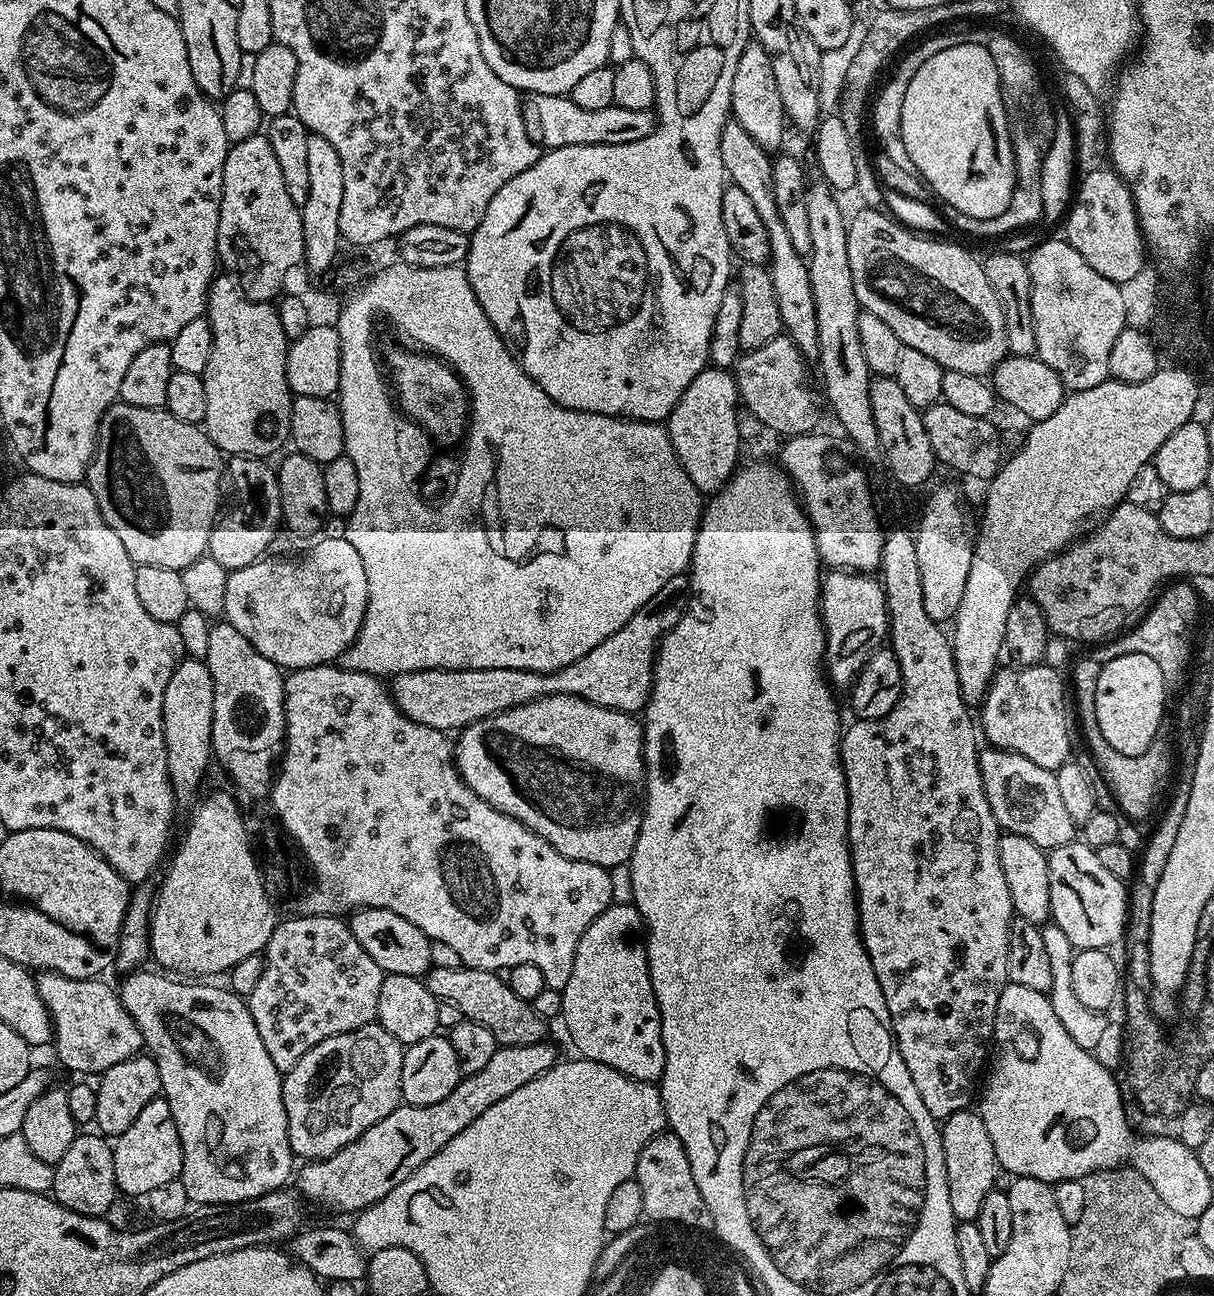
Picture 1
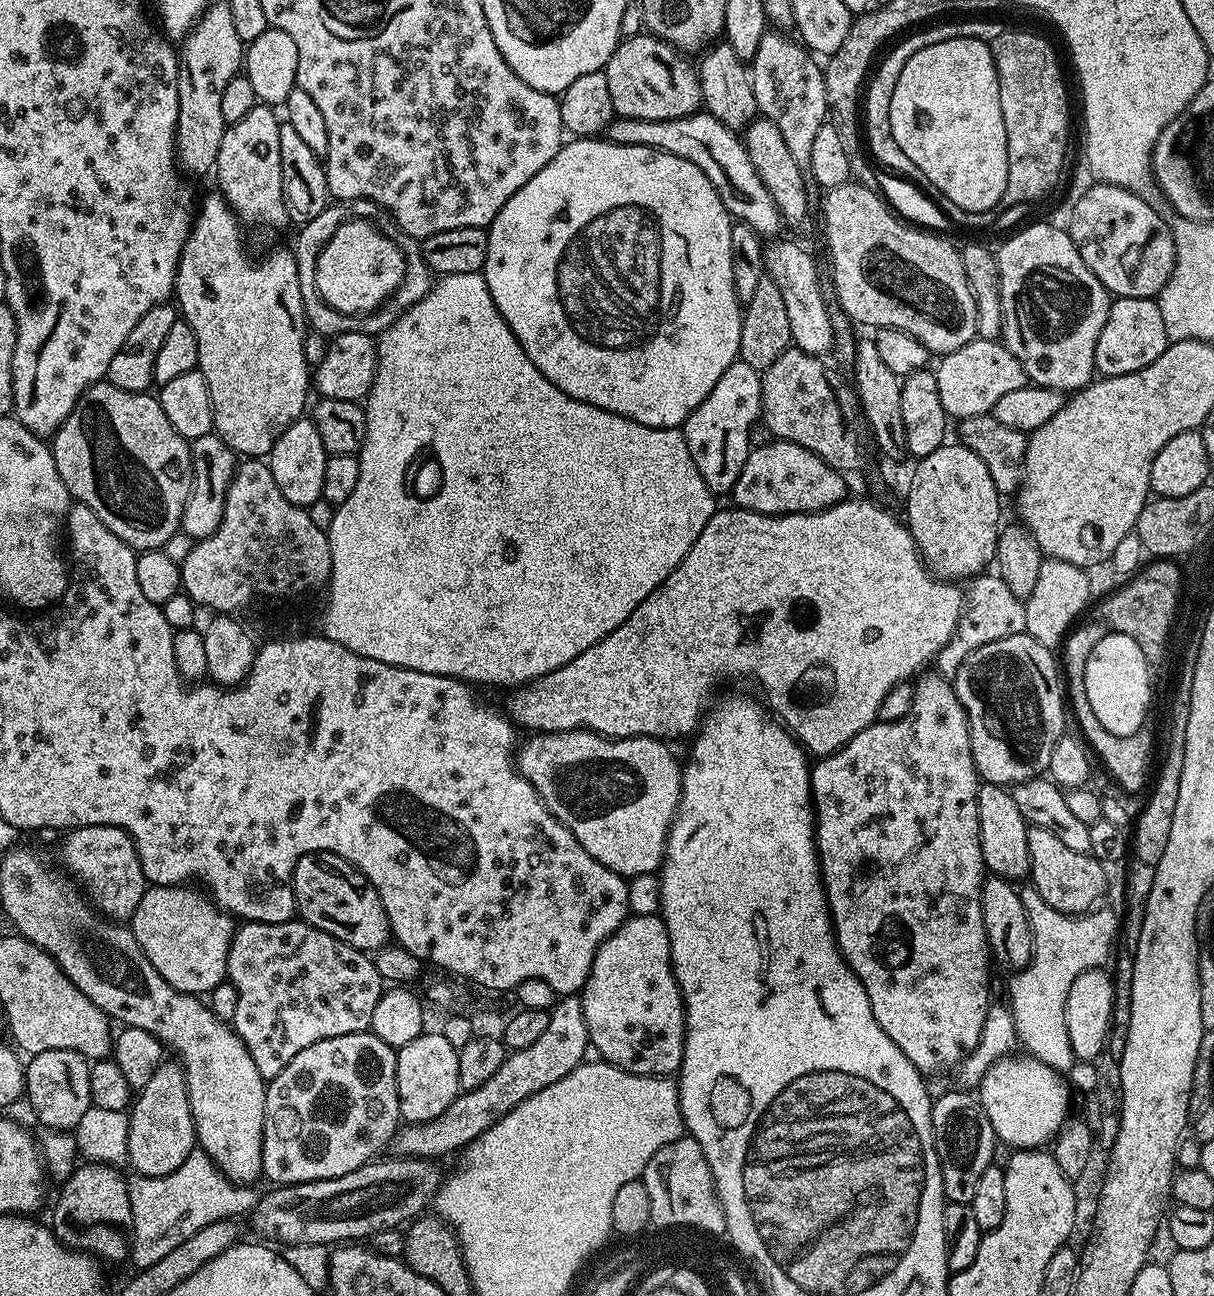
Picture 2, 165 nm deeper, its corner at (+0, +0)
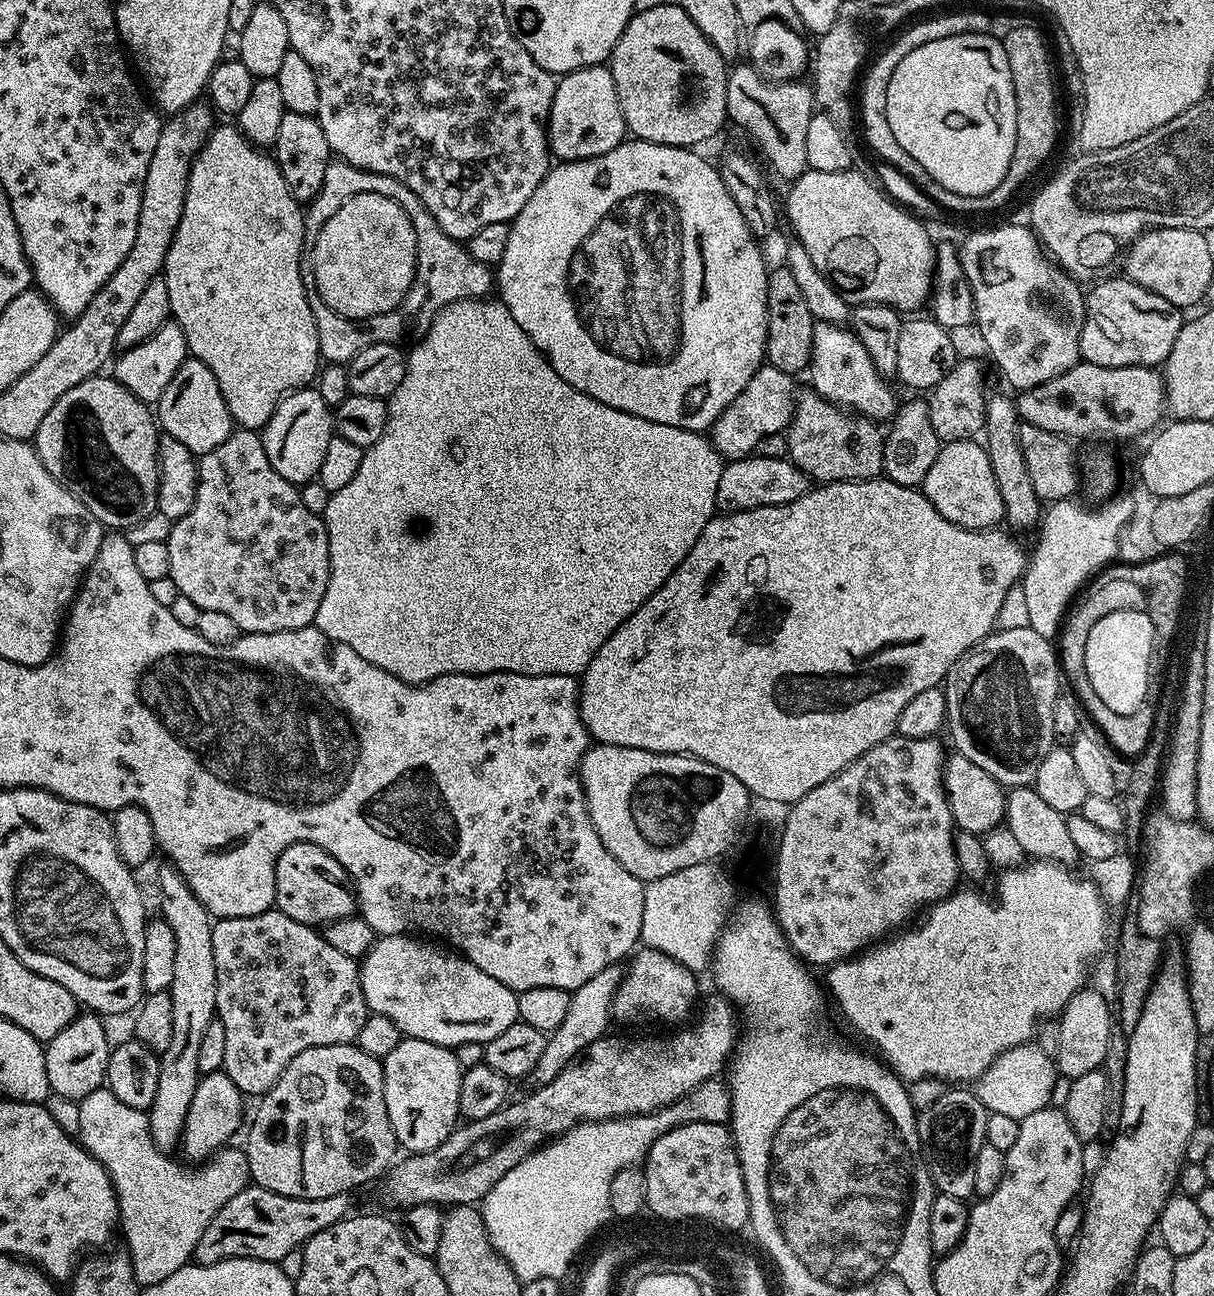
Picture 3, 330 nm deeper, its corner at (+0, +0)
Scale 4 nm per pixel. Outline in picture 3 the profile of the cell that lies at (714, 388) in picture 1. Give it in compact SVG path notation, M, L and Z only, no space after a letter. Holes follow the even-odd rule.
M761 366L746 382L746 390L722 410L719 418L712 423L710 439L717 452L725 461L742 460L756 451L758 442L766 435L780 434L792 421L792 412L796 408L797 389L792 389L793 377L787 372L771 366Z

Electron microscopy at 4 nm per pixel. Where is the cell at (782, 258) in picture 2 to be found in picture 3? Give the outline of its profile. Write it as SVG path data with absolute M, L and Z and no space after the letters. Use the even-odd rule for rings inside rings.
M814 323L814 342L812 343L812 361L806 369L806 376L812 379L811 391L817 392L822 398L826 398L832 404L838 404L841 408L857 416L864 416L873 422L891 421L898 409L898 399L892 393L892 388L887 379L881 376L880 371L870 362L870 356L866 354L866 348L862 342L847 327L839 324Z

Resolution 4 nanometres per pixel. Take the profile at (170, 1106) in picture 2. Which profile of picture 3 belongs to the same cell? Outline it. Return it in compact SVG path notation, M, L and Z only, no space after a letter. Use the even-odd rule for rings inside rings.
M165 866L160 872L160 912L159 915L170 926L174 934L176 949L174 950L174 978L172 979L172 1005L174 1006L174 1031L170 1034L170 1046L159 1053L160 1069L158 1070L158 1090L154 1090L154 1102L147 1109L150 1122L150 1134L154 1138L154 1146L168 1154L172 1147L181 1143L186 1126L186 1114L190 1110L190 1102L194 1102L194 1090L200 1085L201 1073L198 1070L198 1046L202 1043L202 1034L206 1034L206 1026L216 1016L216 971L214 970L214 946L212 945L213 917L194 898L190 886L182 878L176 868Z

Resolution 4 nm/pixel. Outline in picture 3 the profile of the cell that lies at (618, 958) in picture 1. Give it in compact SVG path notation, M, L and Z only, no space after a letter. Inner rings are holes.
M641 947L639 951L627 961L627 964L626 971L620 977L618 990L612 999L612 1018L617 1025L619 1023L660 1023L672 1024L668 1026L680 1026L687 1021L684 1019L686 1019L688 1015L690 1015L689 1017L693 1015L694 1009L697 1007L697 973L692 972L686 966L682 966L674 958L670 958L666 954L662 954L653 948Z

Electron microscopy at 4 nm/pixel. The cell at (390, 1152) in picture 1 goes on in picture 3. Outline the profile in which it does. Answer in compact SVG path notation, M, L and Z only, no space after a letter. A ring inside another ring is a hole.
M611 964L606 970L594 974L594 978L590 978L590 982L582 982L582 986L572 992L570 1011L566 1014L565 1021L562 1022L562 1026L558 1026L558 1030L551 1032L545 1039L542 1058L538 1058L538 1062L532 1067L530 1080L533 1085L548 1084L554 1078L558 1078L561 1070L575 1056L584 1052L586 1046L590 1046L596 1040L601 1040L606 1035L609 1031L608 1024L613 1023L612 999L620 985L621 975L621 965Z

